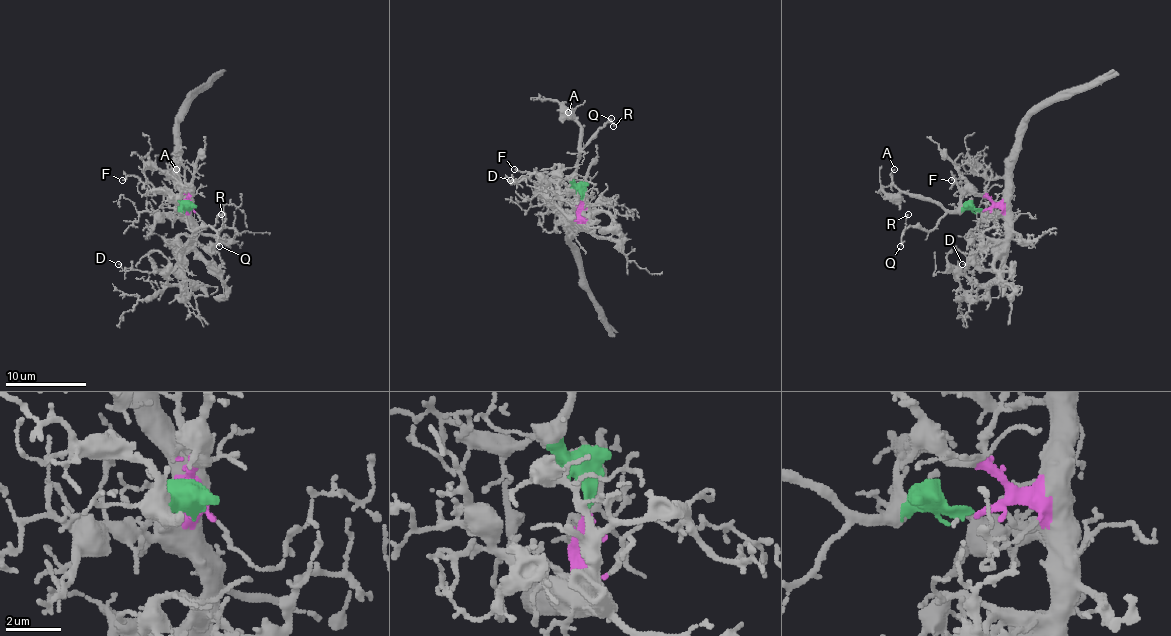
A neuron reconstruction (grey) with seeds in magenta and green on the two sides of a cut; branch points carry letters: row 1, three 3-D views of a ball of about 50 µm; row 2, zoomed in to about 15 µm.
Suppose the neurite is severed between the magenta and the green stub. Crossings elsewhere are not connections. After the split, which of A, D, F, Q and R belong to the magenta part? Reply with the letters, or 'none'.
D

